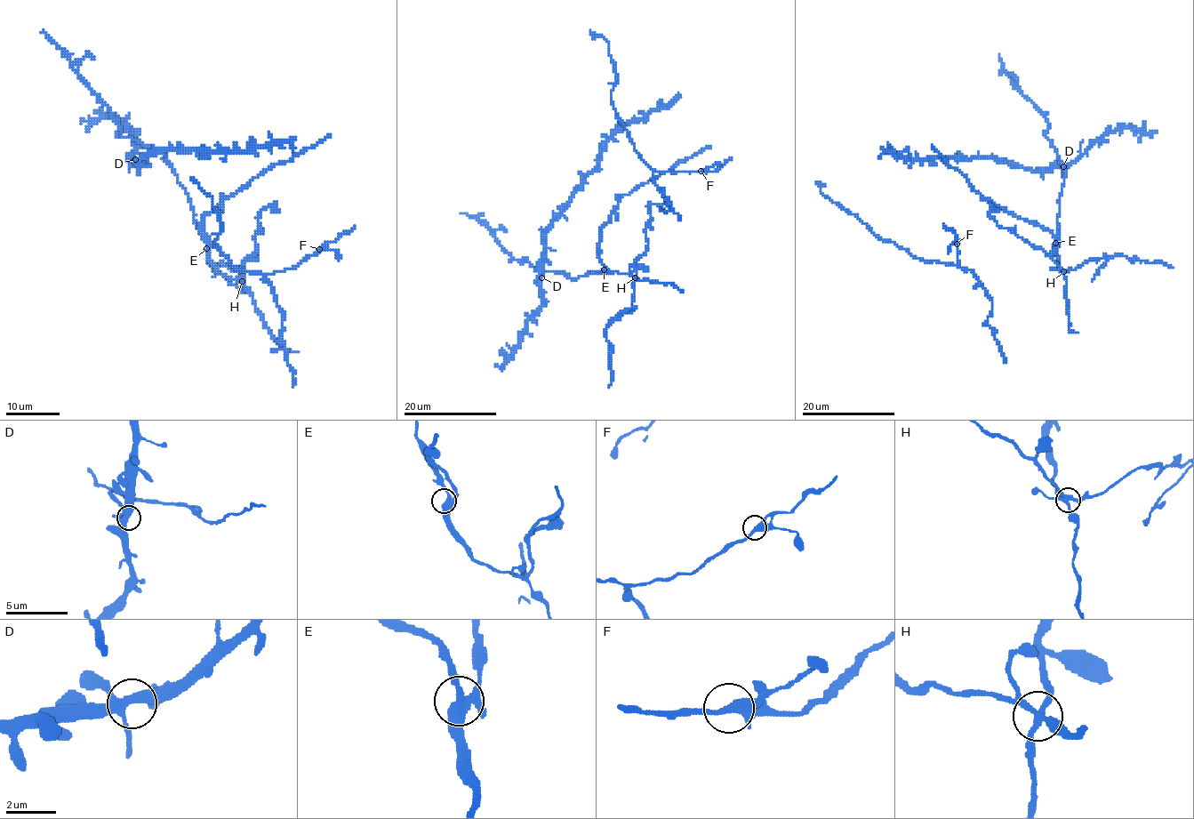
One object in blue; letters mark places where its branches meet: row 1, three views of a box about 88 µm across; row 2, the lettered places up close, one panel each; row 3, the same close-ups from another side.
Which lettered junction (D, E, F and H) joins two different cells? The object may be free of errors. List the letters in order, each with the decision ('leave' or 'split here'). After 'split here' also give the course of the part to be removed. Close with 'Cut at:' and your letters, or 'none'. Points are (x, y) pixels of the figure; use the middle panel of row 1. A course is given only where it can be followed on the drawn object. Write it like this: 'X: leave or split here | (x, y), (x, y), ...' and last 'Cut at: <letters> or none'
D: leave
E: leave
F: leave
H: split here | (635, 277), (632, 310), (613, 317), (605, 331), (613, 377), (609, 387)
Cut at: H

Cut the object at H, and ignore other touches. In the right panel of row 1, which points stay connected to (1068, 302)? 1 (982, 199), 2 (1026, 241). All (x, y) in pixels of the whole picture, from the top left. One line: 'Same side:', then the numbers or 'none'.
Same side: 1

